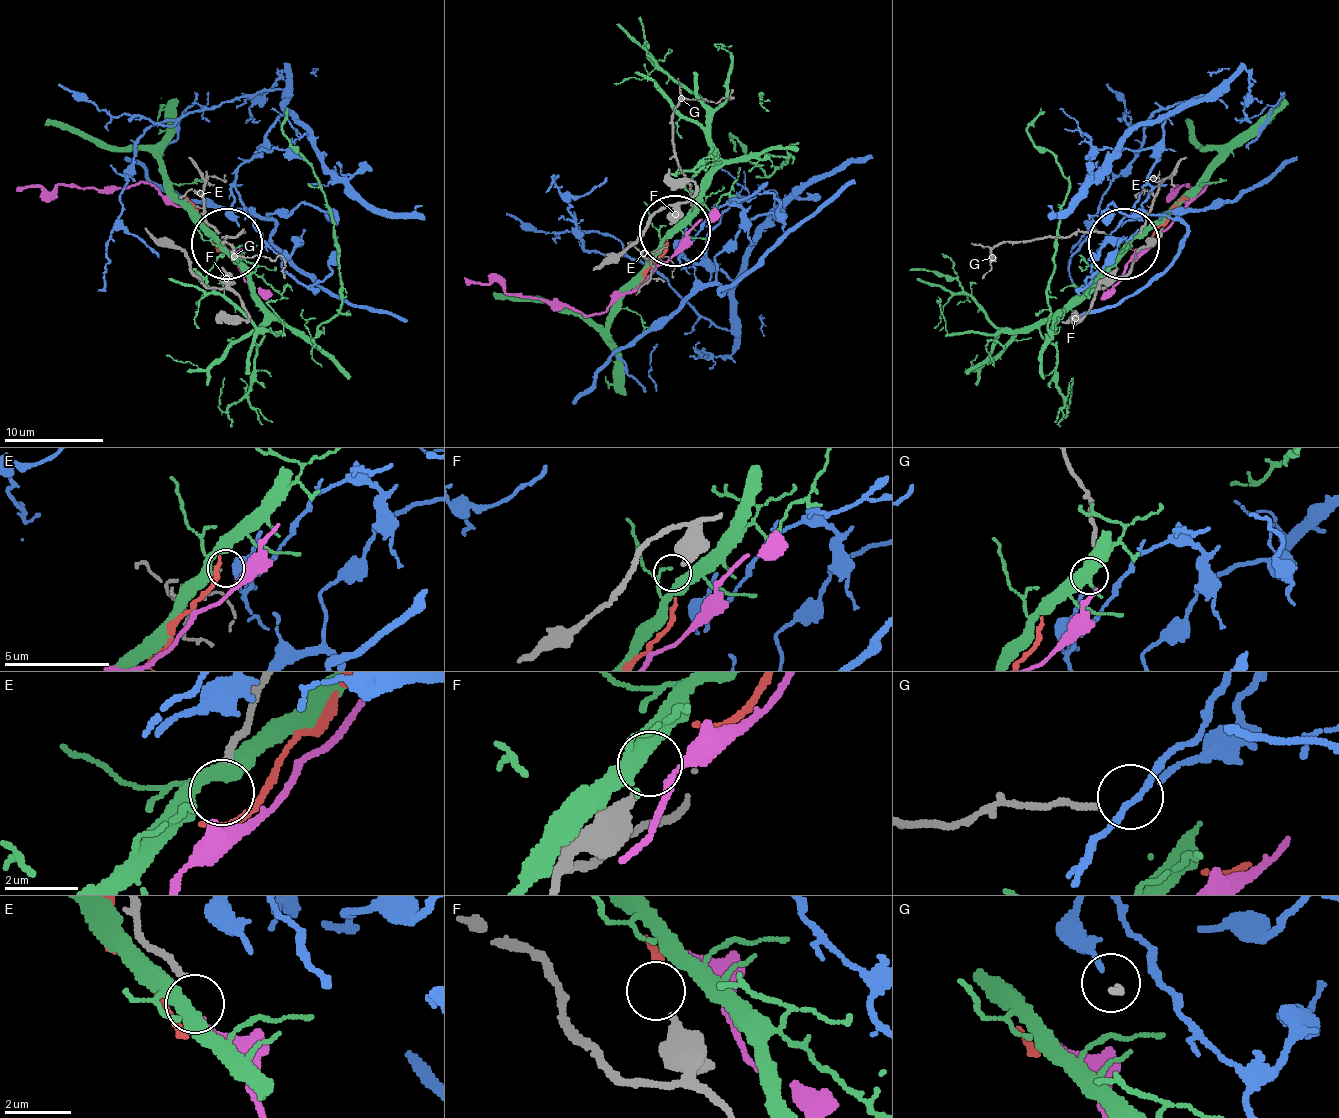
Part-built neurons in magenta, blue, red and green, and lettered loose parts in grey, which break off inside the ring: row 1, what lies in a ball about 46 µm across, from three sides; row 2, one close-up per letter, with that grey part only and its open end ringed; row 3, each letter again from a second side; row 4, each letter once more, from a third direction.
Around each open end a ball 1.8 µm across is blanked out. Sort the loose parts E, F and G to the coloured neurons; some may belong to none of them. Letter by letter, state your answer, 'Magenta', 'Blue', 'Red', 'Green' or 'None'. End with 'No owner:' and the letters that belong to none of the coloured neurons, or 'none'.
E: Green
F: None
G: Blue
No owner: F

